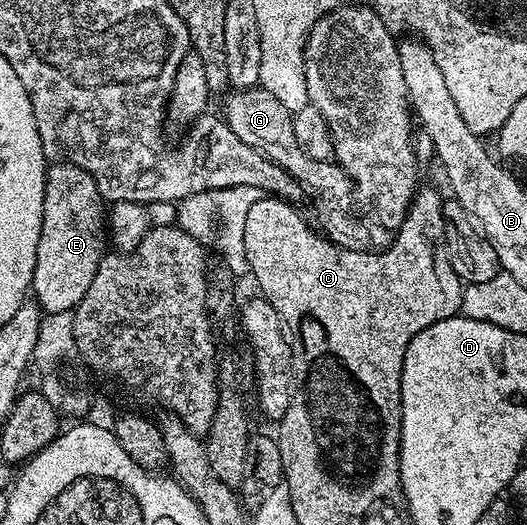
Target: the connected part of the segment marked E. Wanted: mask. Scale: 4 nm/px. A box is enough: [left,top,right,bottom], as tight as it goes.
[30,163,107,314]

